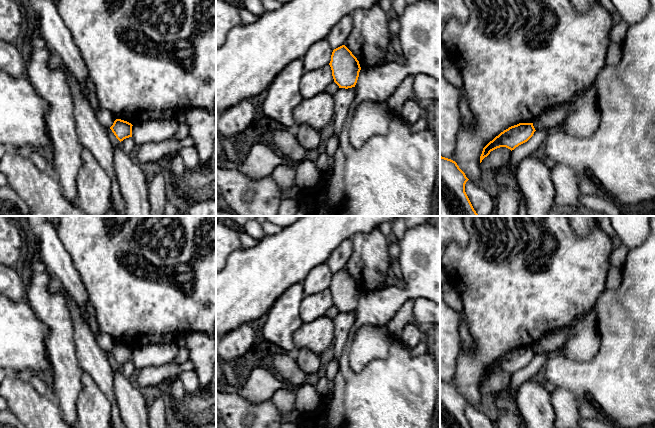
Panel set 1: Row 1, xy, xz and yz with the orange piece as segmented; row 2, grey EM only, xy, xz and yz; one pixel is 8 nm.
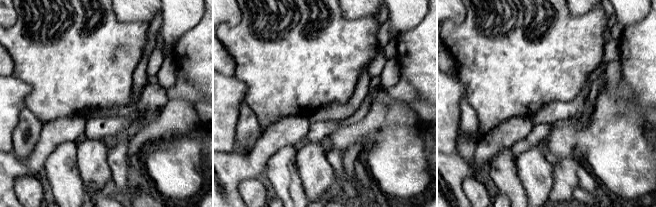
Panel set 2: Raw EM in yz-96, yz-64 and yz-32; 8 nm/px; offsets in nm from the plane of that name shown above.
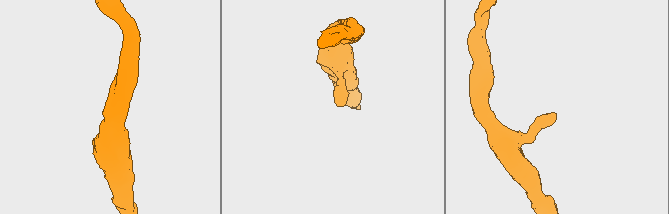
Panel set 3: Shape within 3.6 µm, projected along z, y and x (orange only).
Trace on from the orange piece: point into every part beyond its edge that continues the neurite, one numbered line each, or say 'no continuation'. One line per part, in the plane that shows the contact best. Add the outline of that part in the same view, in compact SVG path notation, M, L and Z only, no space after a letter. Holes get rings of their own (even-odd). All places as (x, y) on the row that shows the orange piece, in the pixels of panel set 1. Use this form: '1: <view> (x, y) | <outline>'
no continuation

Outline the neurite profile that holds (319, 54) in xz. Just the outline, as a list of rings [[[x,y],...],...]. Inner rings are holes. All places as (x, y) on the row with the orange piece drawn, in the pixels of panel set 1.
[[[326,39],[314,43],[301,59],[305,72],[329,65],[333,49]]]

